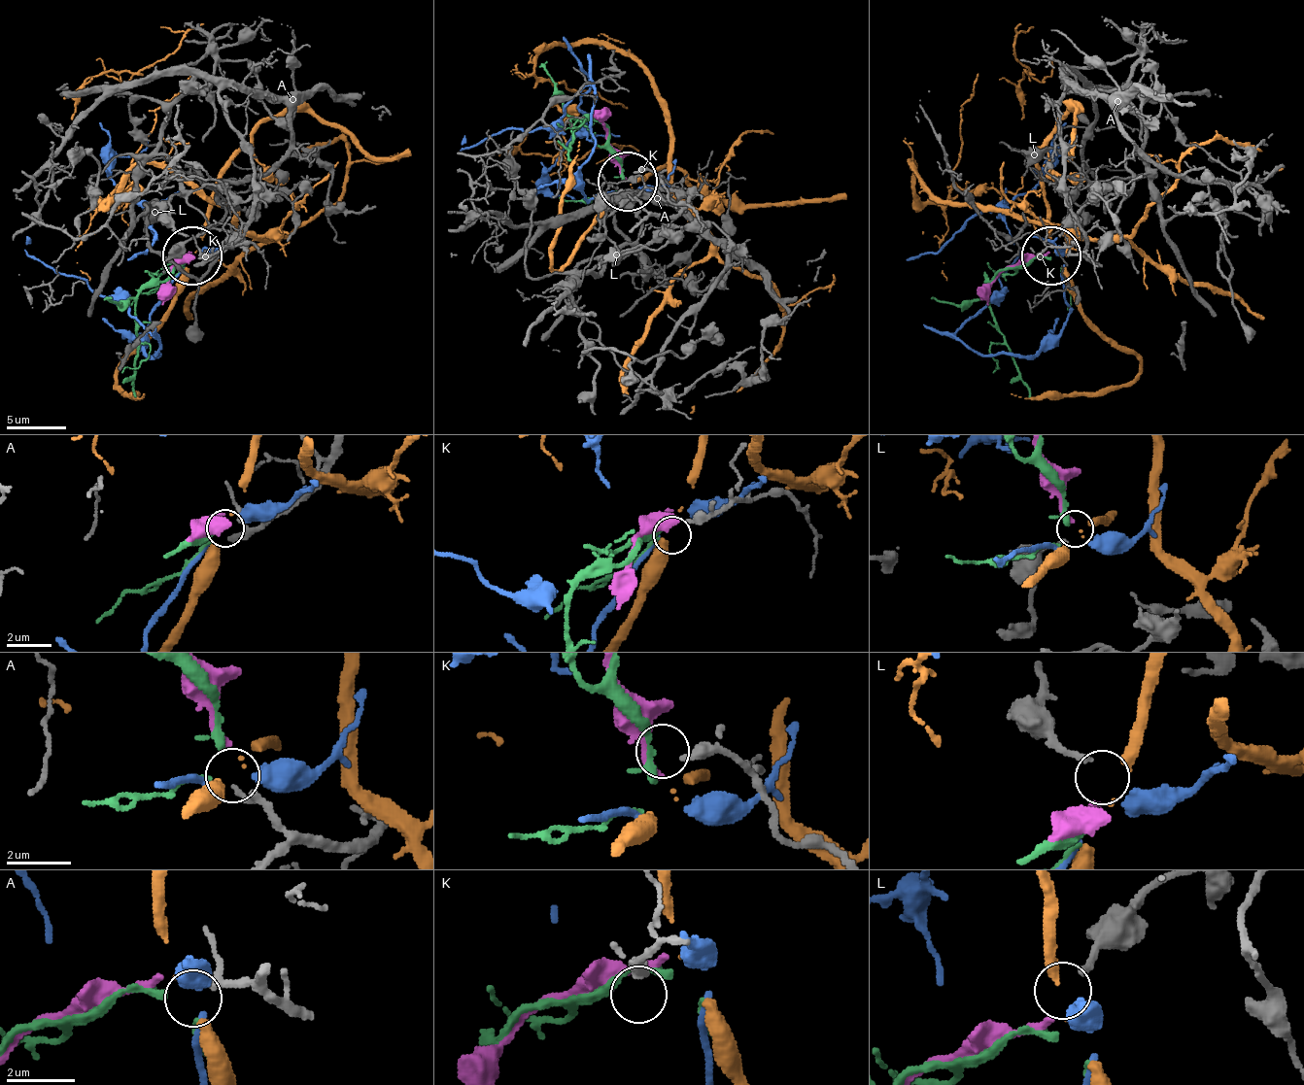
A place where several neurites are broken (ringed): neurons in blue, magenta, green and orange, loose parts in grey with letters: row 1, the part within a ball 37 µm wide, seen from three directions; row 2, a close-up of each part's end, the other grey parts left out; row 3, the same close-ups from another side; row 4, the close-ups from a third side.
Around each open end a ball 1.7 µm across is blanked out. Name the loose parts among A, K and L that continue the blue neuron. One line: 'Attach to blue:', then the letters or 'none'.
Attach to blue: none

